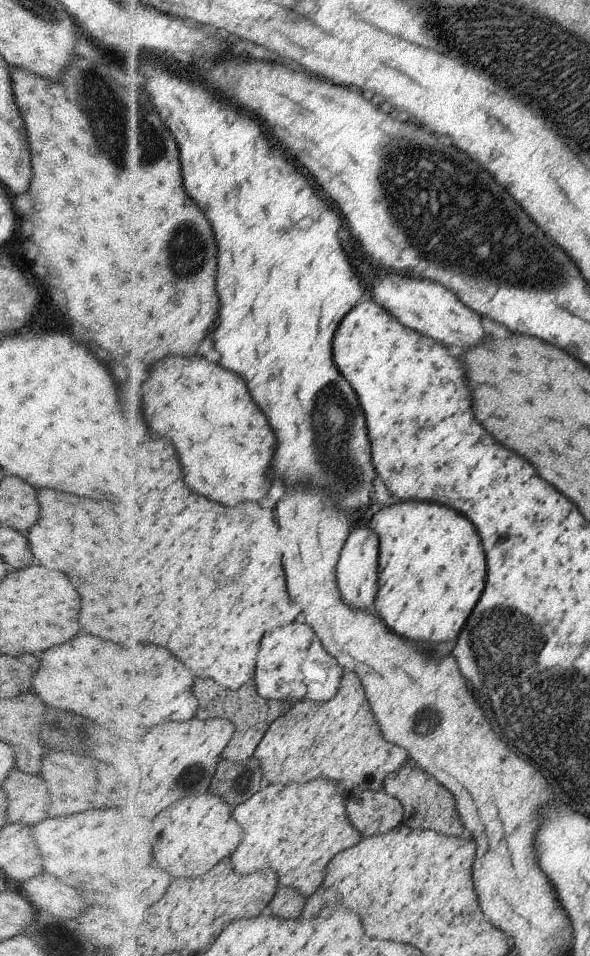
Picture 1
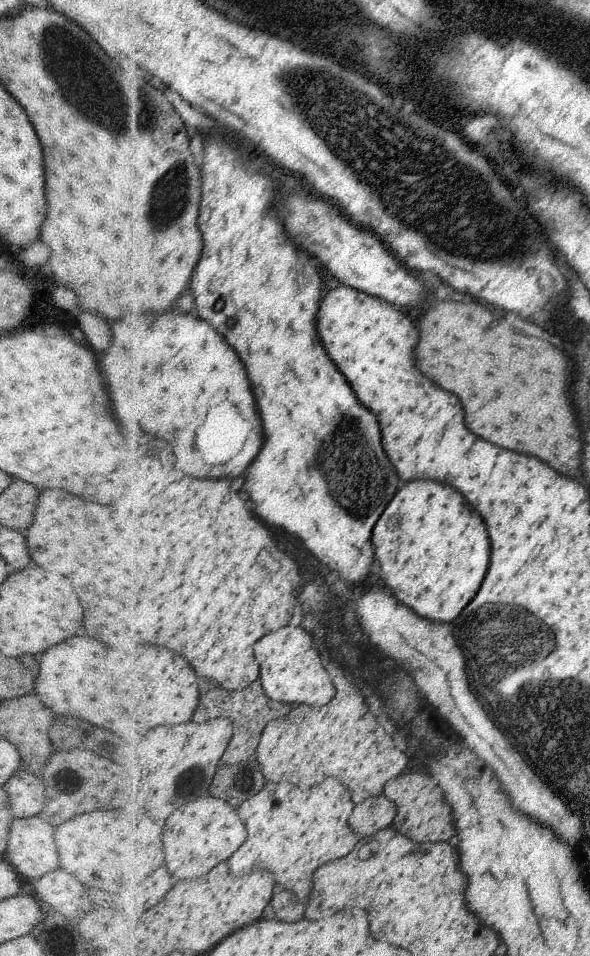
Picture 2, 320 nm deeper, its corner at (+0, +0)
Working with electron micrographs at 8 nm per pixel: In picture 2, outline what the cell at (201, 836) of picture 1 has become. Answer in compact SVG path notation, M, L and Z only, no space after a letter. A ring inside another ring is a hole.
M214 796L183 806L164 823L167 870L164 876L176 880L199 879L220 863L229 861L249 839L247 824L238 809Z

